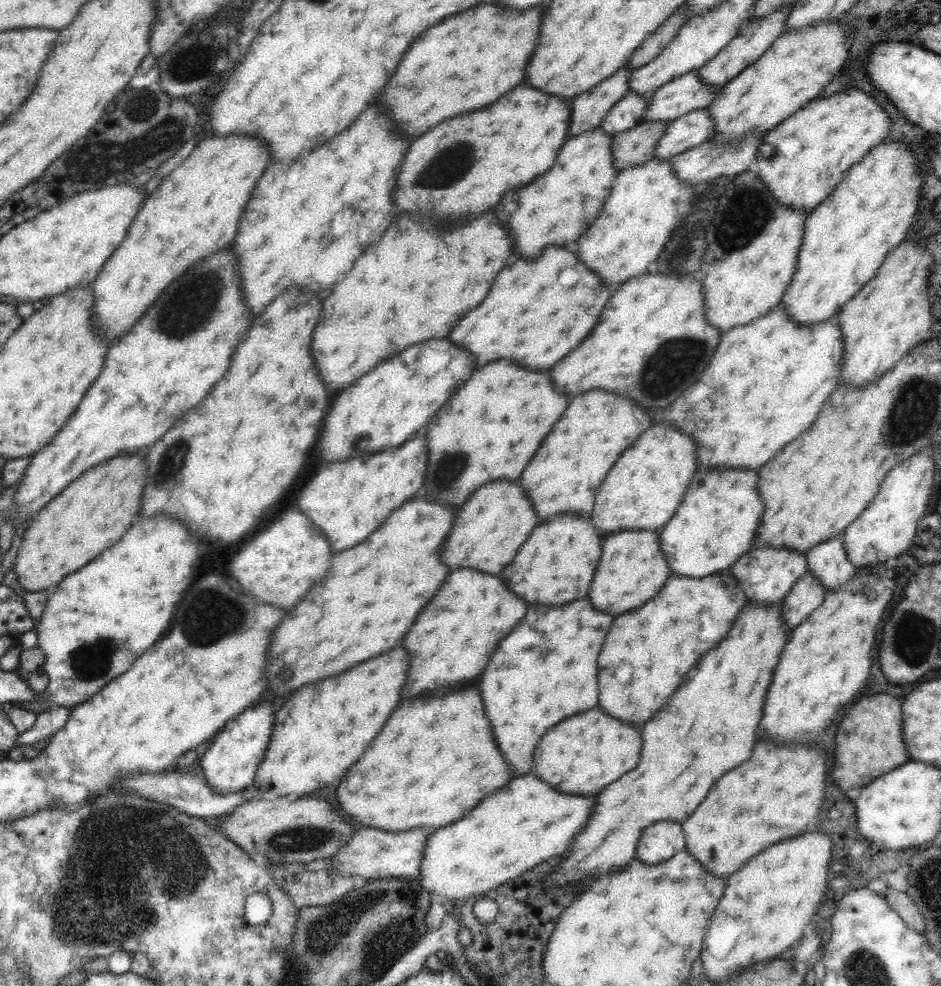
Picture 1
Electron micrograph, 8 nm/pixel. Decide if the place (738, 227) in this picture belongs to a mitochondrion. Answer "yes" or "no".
yes

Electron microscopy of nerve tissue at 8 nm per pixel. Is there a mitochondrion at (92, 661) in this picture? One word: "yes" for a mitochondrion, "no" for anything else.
yes

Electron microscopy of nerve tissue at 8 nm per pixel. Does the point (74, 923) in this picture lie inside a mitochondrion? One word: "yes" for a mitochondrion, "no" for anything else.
yes

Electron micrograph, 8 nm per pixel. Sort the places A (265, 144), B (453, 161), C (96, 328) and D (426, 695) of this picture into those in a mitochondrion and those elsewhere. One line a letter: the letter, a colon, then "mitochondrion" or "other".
A: other
B: mitochondrion
C: other
D: other

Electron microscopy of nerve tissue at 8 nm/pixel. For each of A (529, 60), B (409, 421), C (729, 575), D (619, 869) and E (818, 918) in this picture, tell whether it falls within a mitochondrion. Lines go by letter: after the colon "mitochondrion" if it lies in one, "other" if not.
A: other
B: other
C: other
D: other
E: other

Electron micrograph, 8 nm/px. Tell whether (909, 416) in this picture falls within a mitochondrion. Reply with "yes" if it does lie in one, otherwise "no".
yes

